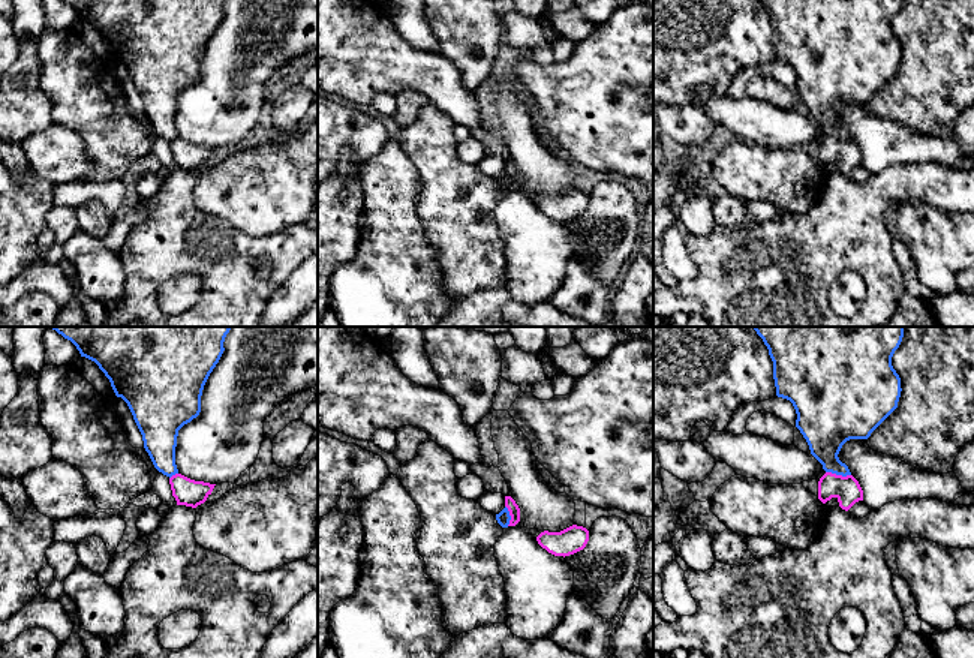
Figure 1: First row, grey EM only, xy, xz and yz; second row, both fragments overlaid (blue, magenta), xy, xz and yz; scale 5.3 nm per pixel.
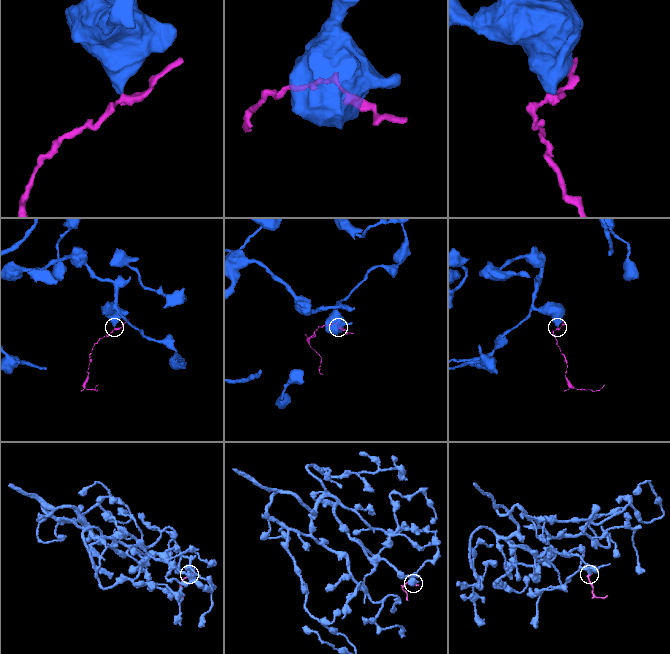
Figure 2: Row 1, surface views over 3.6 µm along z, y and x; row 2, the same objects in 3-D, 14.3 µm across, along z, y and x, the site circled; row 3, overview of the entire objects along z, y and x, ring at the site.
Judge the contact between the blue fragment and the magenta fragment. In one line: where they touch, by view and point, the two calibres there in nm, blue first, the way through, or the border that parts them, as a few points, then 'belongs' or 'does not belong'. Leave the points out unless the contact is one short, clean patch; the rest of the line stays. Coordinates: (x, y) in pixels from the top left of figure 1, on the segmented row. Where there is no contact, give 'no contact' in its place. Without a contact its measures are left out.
yz (838, 474) | 240/140 nm | along yz (826, 471), (850, 475) | does not belong

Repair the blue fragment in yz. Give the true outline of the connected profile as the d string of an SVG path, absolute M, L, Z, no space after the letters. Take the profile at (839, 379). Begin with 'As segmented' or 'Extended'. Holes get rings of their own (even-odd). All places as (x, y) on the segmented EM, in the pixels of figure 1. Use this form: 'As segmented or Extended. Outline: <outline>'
As segmented. Outline: M752 327L773 361L776 396L793 403L796 427L826 472L851 475L838 457L850 439L868 439L898 408L901 378L892 366L905 327Z

